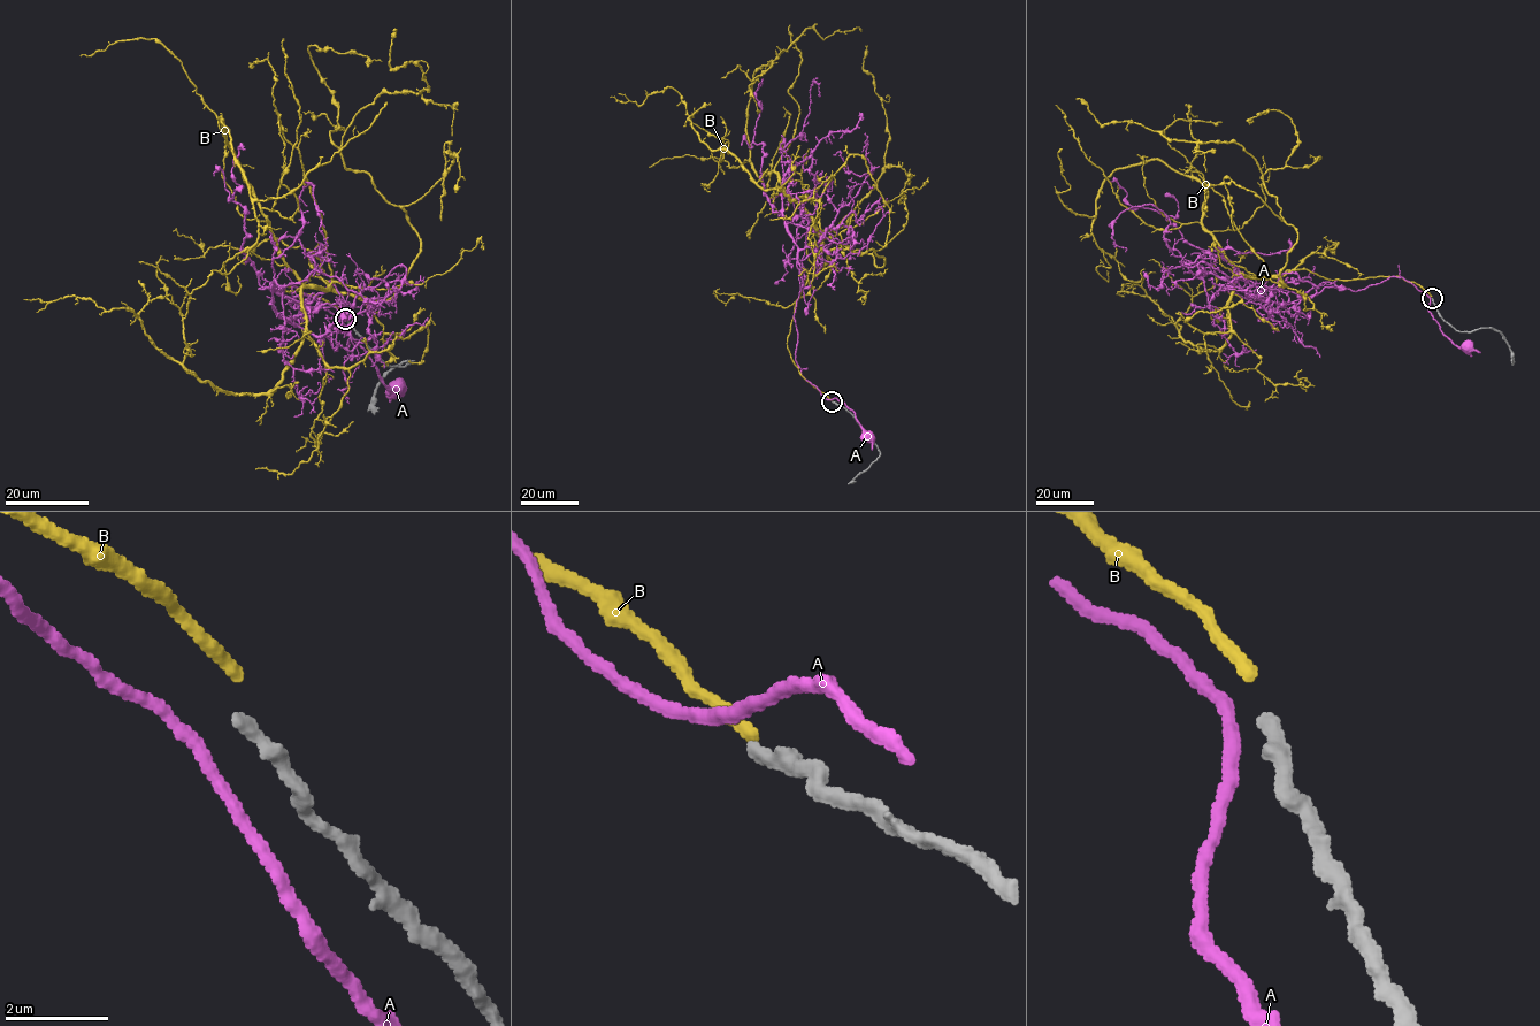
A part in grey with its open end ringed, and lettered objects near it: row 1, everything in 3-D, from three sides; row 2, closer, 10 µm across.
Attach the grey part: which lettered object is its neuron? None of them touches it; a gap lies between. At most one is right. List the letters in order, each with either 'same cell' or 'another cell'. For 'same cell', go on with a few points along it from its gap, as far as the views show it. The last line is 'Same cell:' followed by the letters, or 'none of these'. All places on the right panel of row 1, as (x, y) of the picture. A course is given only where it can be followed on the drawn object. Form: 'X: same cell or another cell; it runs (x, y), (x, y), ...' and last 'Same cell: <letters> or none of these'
A: another cell
B: another cell
Same cell: none of these

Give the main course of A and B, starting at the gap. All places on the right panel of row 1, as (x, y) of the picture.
A: (1431, 299), (1429, 312), (1440, 329), (1455, 345), (1466, 346)
B: (1431, 297), (1242, 277), (1207, 190), (1156, 159), (1072, 213), (1062, 148)

